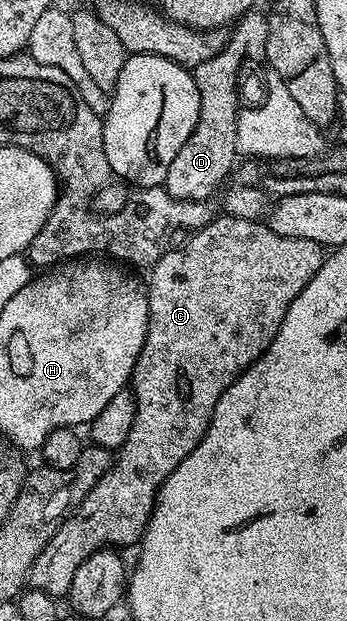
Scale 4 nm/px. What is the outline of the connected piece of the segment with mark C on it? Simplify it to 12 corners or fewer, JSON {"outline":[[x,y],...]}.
{"outline":[[213,217],[150,267],[134,428],[38,552],[63,599],[135,547],[226,388],[322,268]]}

